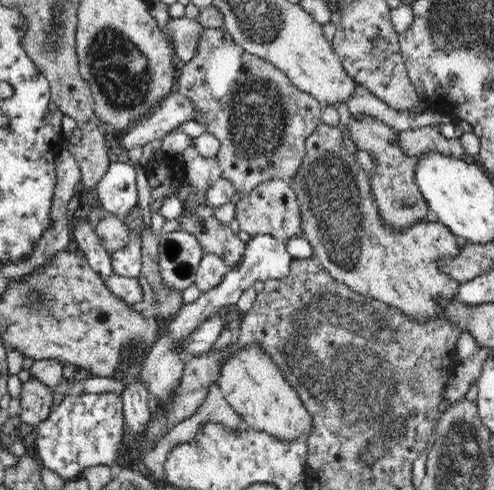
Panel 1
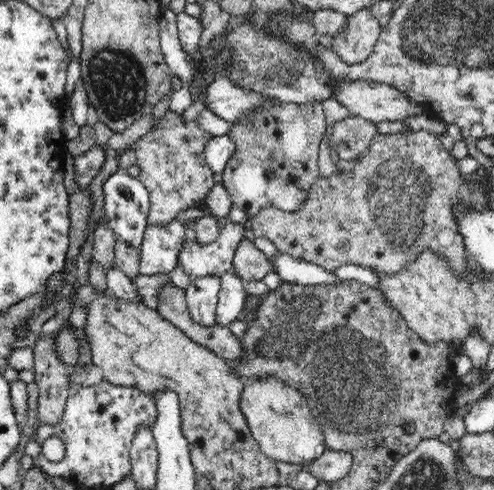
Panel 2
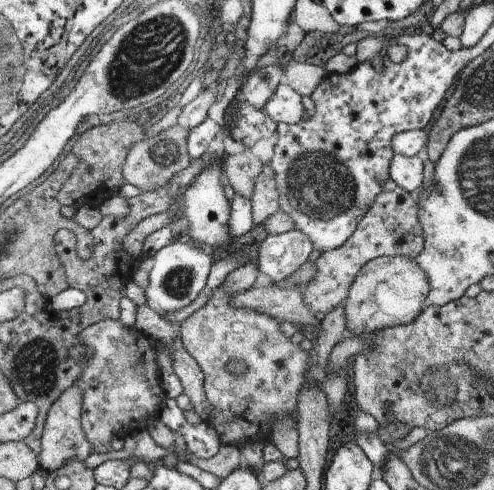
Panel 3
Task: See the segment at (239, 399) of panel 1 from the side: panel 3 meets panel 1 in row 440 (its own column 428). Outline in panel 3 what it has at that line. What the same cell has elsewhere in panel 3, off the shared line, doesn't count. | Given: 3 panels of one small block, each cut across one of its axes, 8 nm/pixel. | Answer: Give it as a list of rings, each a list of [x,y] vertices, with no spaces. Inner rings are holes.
[[[381,256],[371,260],[353,282],[347,300],[343,302],[343,316],[345,316],[345,334],[353,338],[361,338],[365,332],[391,328],[391,326],[405,326],[417,320],[423,310],[427,308],[427,296],[431,294],[431,282],[427,274],[409,256]]]

